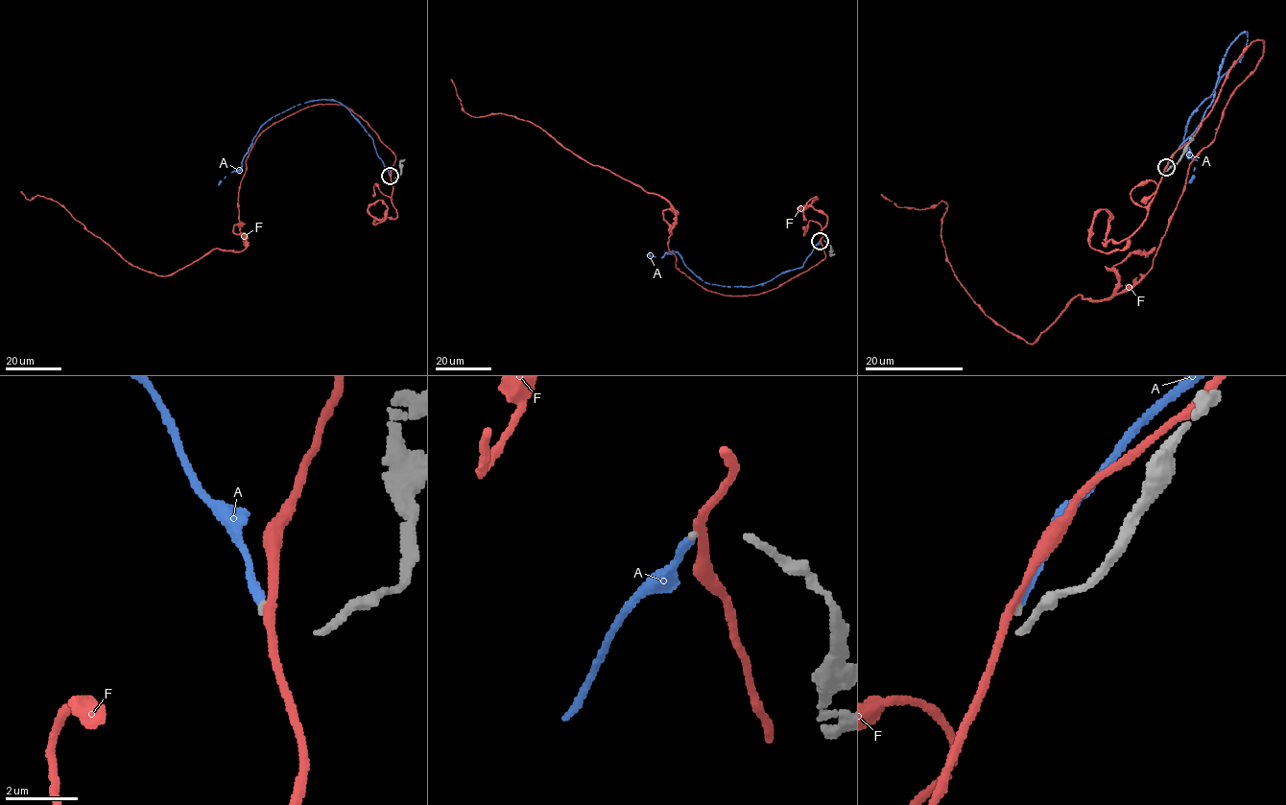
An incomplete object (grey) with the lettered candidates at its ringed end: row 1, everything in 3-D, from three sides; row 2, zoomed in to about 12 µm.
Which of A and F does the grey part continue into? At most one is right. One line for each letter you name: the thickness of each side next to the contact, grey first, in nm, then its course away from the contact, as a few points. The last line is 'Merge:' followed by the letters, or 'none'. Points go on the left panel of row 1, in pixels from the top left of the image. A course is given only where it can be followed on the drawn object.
A: Thickness 120 nm (grey) against 220 nm. Its course: (390, 177), (371, 137), (349, 110), (336, 101), (315, 100), (271, 118), (259, 129), (241, 167), (218, 184)
Merge: A

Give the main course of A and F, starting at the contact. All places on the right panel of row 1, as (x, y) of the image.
A: (1166, 168), (1213, 99), (1222, 59), (1248, 32), (1243, 57), (1186, 130), (1188, 156), (1196, 160), (1188, 182)
F: (1166, 168), (1262, 40), (1153, 266), (1118, 294), (1076, 295), (1033, 344), (955, 276), (945, 202), (881, 194)

